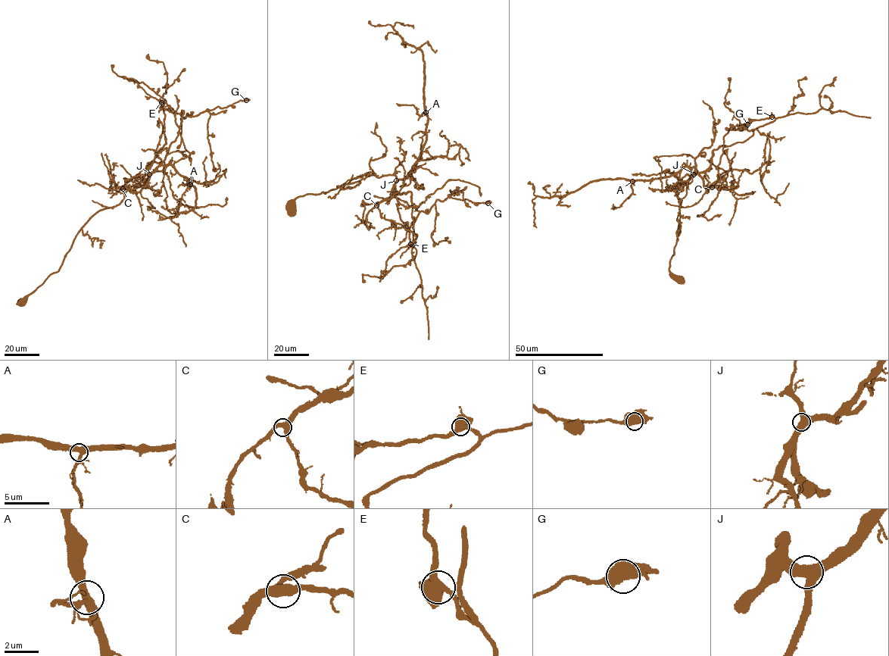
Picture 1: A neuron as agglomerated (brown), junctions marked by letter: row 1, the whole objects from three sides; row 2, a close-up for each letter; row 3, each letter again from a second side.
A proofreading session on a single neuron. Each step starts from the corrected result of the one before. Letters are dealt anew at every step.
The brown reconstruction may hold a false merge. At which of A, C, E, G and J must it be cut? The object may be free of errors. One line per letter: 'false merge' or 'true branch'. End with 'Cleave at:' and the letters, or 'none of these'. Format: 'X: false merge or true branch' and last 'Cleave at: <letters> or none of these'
A: true branch
C: true branch
E: true branch
G: true branch
J: true branch
Cleave at: none of these

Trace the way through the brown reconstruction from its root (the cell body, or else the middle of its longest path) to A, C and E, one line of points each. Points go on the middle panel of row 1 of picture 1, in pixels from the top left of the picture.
A: (292, 212), (297, 197), (325, 193), (365, 179), (369, 173), (403, 179), (426, 139), (425, 112)
C: (292, 212), (297, 197), (325, 193), (365, 179), (369, 173), (378, 177), (394, 174), (394, 194), (376, 205)
E: (292, 212), (297, 197), (369, 173), (394, 174), (395, 190), (411, 192), (410, 244)

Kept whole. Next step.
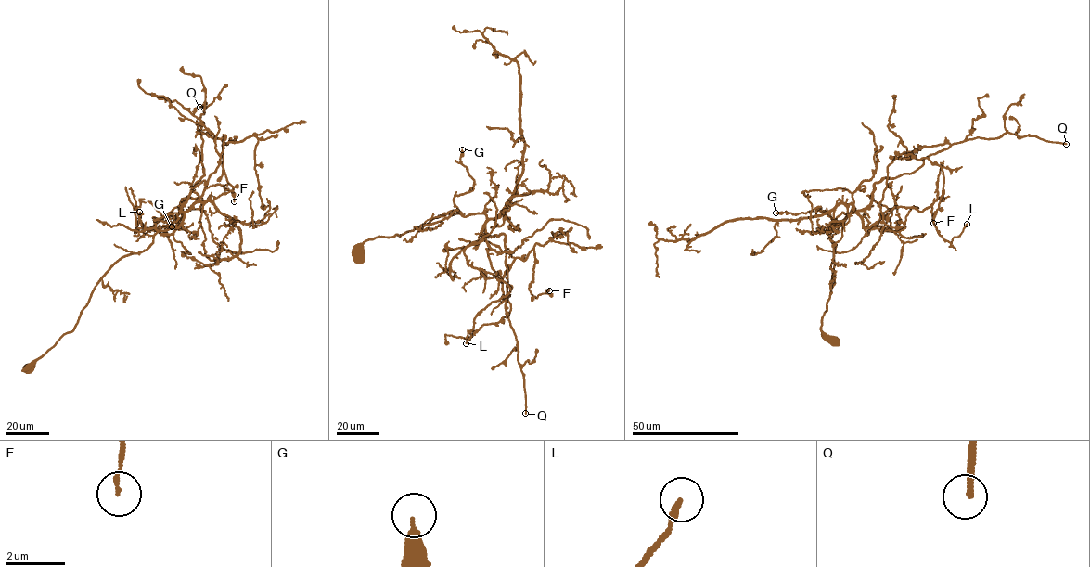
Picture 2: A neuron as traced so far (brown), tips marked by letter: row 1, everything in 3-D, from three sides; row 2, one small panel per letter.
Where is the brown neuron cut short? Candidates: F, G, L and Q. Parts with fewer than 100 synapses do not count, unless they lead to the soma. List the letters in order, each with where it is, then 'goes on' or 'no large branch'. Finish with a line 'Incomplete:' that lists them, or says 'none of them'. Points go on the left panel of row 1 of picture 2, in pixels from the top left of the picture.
F: place (234, 201); no large branch
G: place (172, 226); no large branch
L: place (139, 212); no large branch
Q: place (199, 107); goes on
Incomplete: Q

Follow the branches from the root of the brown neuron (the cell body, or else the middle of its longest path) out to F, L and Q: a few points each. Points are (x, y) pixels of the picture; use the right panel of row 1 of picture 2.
F: (835, 340), (820, 330), (831, 230), (946, 142), (901, 159), (941, 168), (933, 223)
L: (835, 340), (820, 330), (833, 227), (850, 212), (868, 227), (892, 208), (931, 206), (951, 243), (967, 224)
Q: (835, 340), (820, 330), (836, 245), (830, 235), (870, 204), (875, 183), (973, 138), (1009, 133), (1066, 144)

